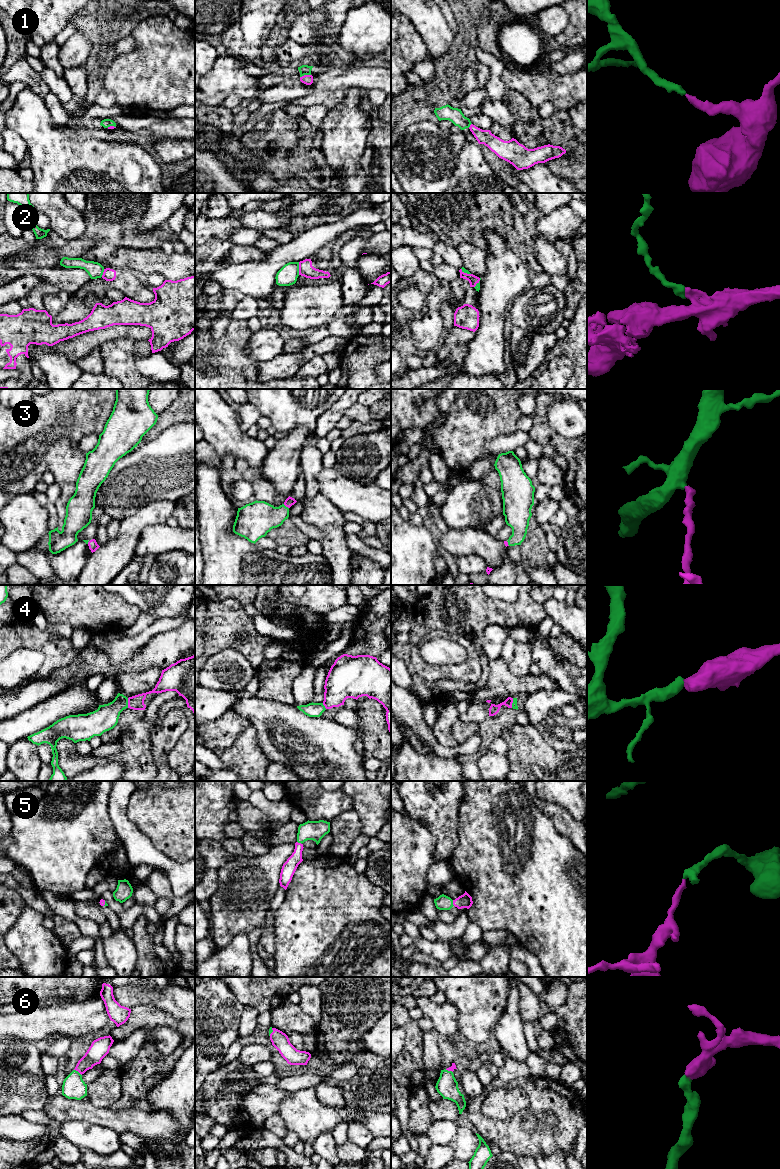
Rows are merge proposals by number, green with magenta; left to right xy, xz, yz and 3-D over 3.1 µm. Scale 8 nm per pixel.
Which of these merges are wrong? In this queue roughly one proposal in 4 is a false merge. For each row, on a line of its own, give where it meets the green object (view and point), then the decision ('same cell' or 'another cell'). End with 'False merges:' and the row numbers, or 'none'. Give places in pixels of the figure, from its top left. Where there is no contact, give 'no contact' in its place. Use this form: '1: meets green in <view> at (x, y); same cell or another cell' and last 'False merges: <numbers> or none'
1: meets green in xz at (305, 74); same cell
2: meets green in xz at (298, 268); another cell
3: meets green in xz at (285, 506); same cell
4: meets green in xy at (127, 703); same cell
5: meets green in yz at (452, 903); same cell
6: meets green in xy at (78, 1072); same cell
False merges: 2

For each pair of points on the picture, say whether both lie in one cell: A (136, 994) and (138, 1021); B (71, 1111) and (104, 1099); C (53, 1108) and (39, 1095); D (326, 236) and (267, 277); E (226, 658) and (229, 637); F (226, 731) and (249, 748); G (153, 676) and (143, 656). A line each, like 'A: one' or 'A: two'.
A: two
B: two
C: two
D: one
E: two
F: two
G: two

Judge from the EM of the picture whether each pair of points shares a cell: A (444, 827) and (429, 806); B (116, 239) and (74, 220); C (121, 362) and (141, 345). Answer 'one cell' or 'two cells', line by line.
A: one cell
B: two cells
C: one cell

